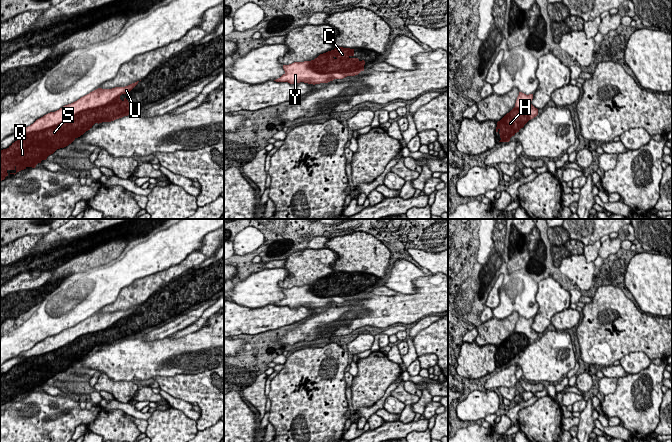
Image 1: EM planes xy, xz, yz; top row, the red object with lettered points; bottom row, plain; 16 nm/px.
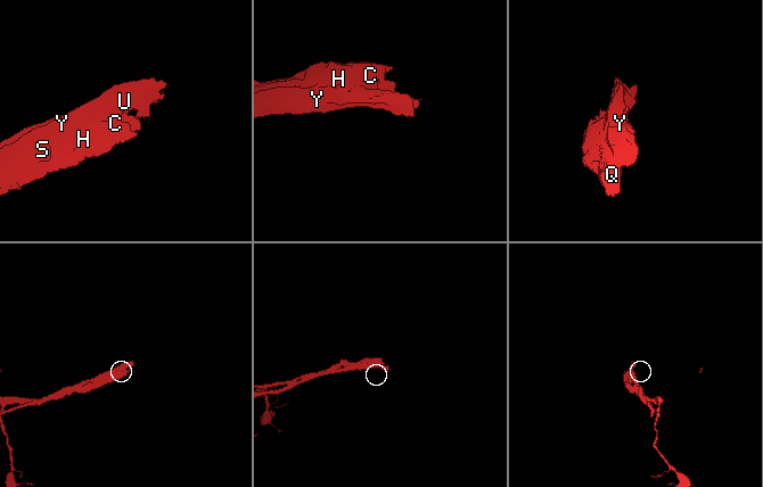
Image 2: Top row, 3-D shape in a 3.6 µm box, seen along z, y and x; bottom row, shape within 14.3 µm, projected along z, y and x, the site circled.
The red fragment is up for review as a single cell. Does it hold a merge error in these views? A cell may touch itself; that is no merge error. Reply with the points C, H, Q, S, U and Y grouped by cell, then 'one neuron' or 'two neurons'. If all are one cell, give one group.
C H Q S / U Y | two neurons

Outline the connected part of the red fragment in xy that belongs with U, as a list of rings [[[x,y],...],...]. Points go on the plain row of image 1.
[[[139,305],[125,311],[115,311],[112,313],[98,312],[89,318],[81,321],[77,325],[65,329],[55,336],[50,336],[37,343],[33,348],[22,352],[19,356],[27,359],[32,356],[39,356],[57,350],[78,338],[86,337],[87,334],[105,330],[122,318],[130,316]]]

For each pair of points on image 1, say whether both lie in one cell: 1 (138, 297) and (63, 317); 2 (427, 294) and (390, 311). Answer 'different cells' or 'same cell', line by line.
1: different cells
2: same cell

